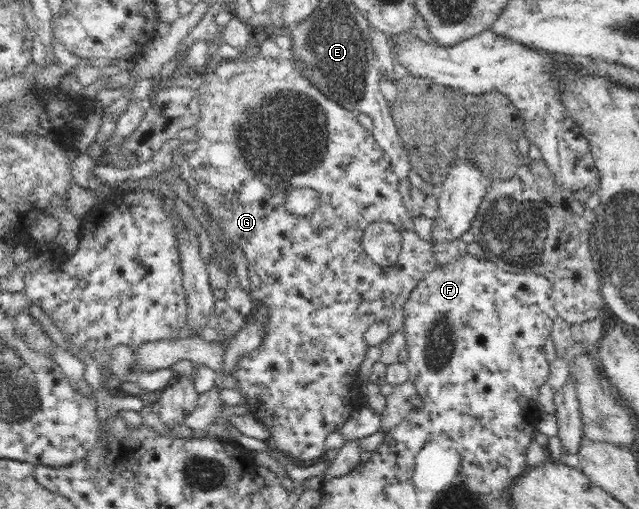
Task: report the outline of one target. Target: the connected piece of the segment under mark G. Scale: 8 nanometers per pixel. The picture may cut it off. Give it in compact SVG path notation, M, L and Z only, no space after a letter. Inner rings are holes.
M258 53L255 58L245 58L245 60L237 60L237 62L227 60L227 62L219 64L213 72L215 74L207 74L205 82L199 88L199 92L201 92L201 120L193 127L196 130L197 142L186 147L184 157L178 162L182 169L180 176L188 183L189 190L197 197L195 198L197 204L200 204L208 212L213 220L213 225L217 224L223 228L225 238L231 243L231 250L233 248L243 250L248 261L251 300L256 300L269 309L261 345L248 356L241 358L235 364L235 370L228 375L233 376L237 381L235 388L245 398L243 403L249 409L247 413L255 415L269 428L272 447L278 452L282 452L285 457L292 459L296 464L300 462L309 464L326 452L324 450L325 438L331 432L339 431L352 415L351 412L353 412L355 404L353 404L353 398L351 398L351 382L358 380L355 372L359 370L359 366L365 360L365 354L370 348L365 341L364 334L371 324L383 319L383 314L385 314L385 300L383 300L385 290L393 290L393 288L401 290L399 296L401 296L401 306L404 306L409 296L411 296L413 288L417 287L435 270L438 262L433 257L433 244L424 242L417 236L417 278L407 278L405 280L401 276L399 278L401 282L397 282L395 286L393 284L383 284L383 278L387 278L387 274L383 272L384 268L376 264L362 247L363 230L366 230L372 222L393 220L391 218L393 212L407 212L399 193L399 180L395 176L384 150L375 141L371 127L364 128L359 123L358 114L345 109L345 107L325 95L319 87L313 85L313 81L305 77L301 61L297 61L297 59L293 59L287 54L278 58L269 58ZM303 186L313 188L321 196L321 206L315 208L313 216L308 215L305 218L295 216L293 212L289 212L286 202L289 190L303 188Z

